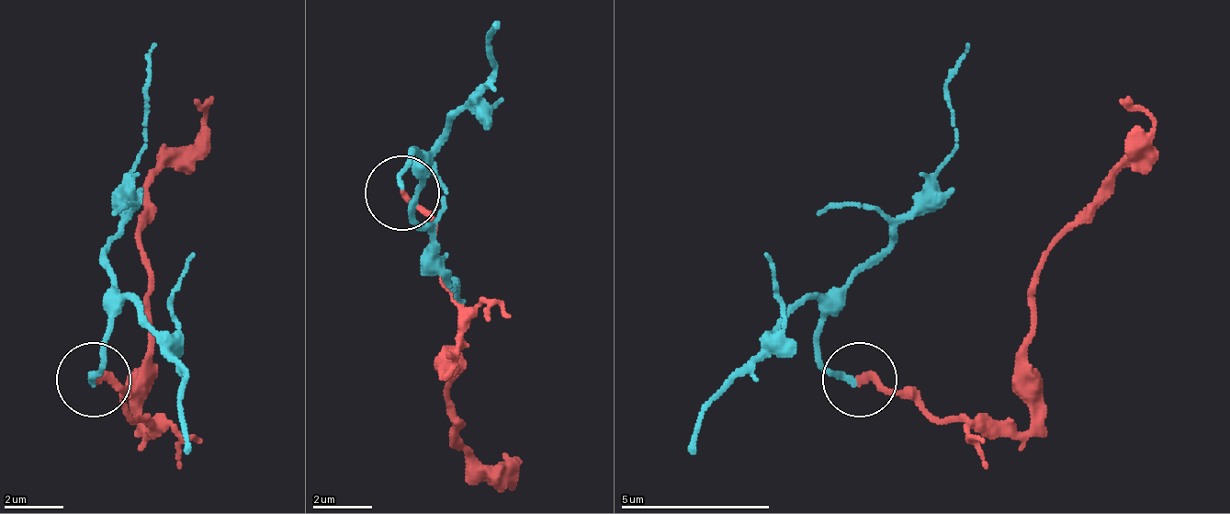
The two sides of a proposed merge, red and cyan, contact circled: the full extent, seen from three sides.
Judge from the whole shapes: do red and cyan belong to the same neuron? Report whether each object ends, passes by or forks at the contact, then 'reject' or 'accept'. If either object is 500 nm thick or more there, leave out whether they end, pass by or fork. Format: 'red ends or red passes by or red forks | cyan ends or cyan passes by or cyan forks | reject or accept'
red ends | cyan ends | accept

